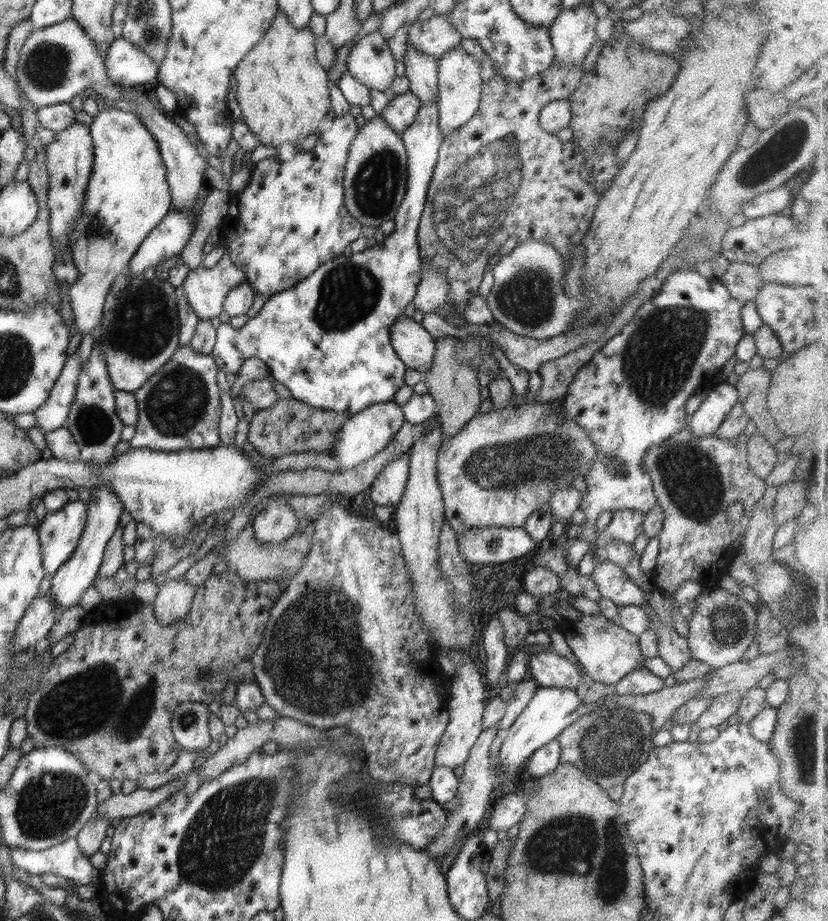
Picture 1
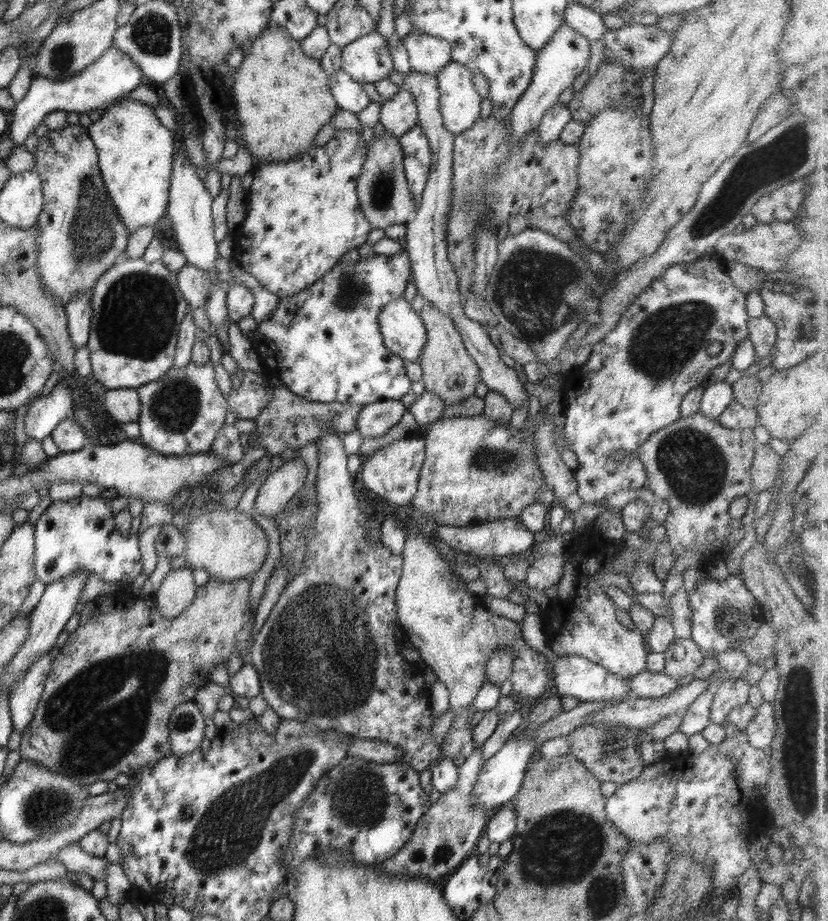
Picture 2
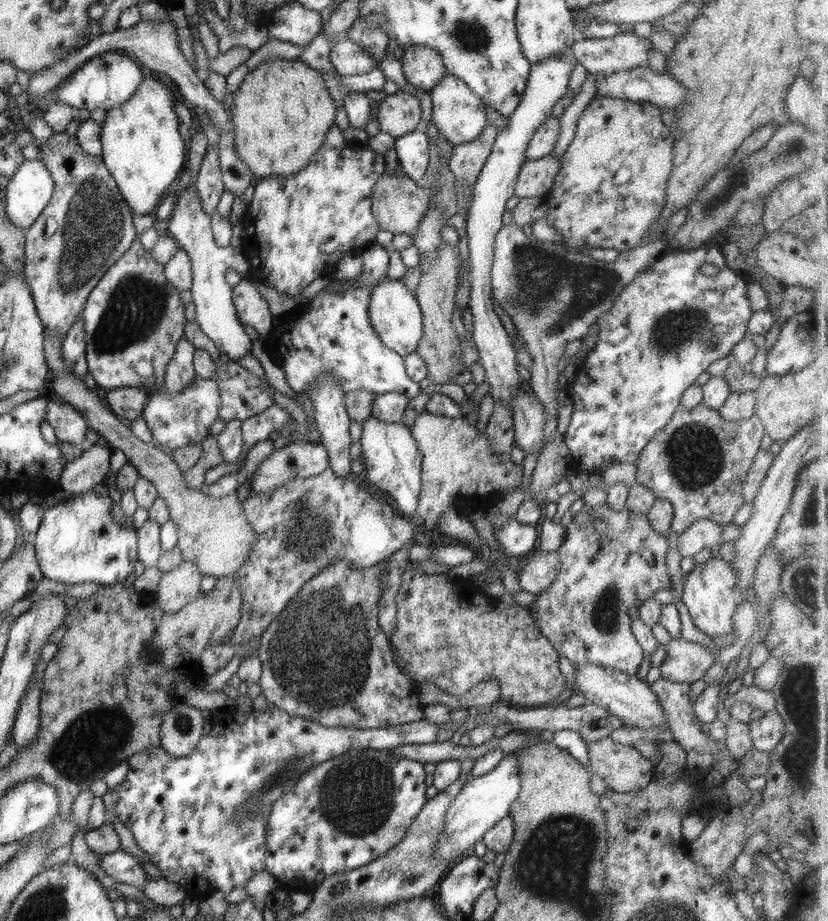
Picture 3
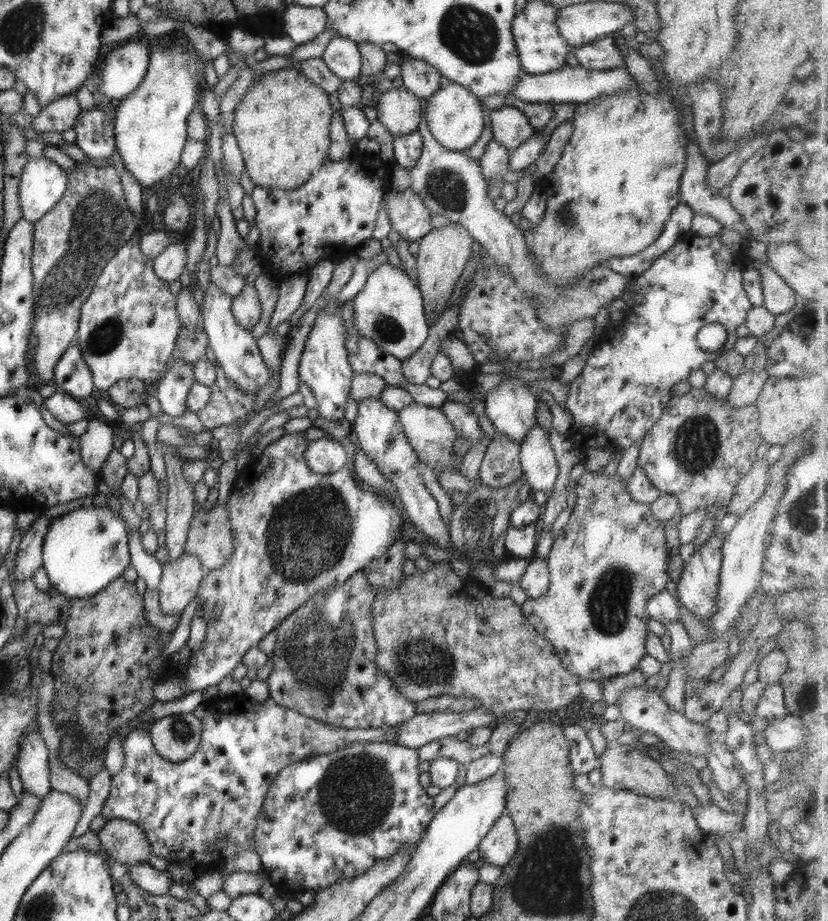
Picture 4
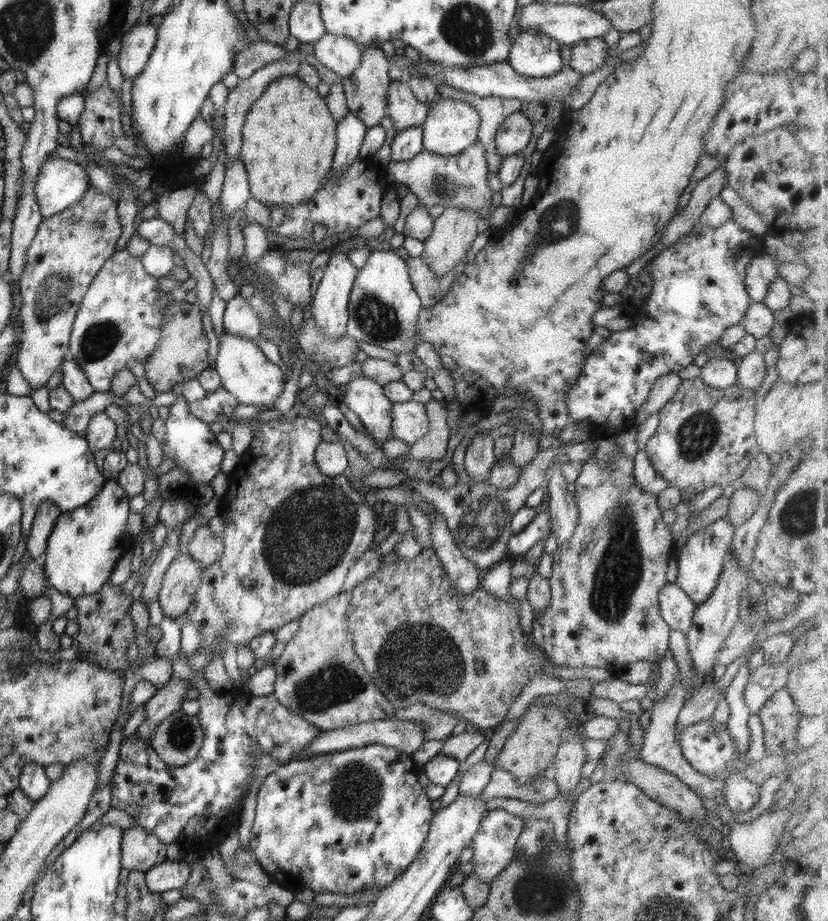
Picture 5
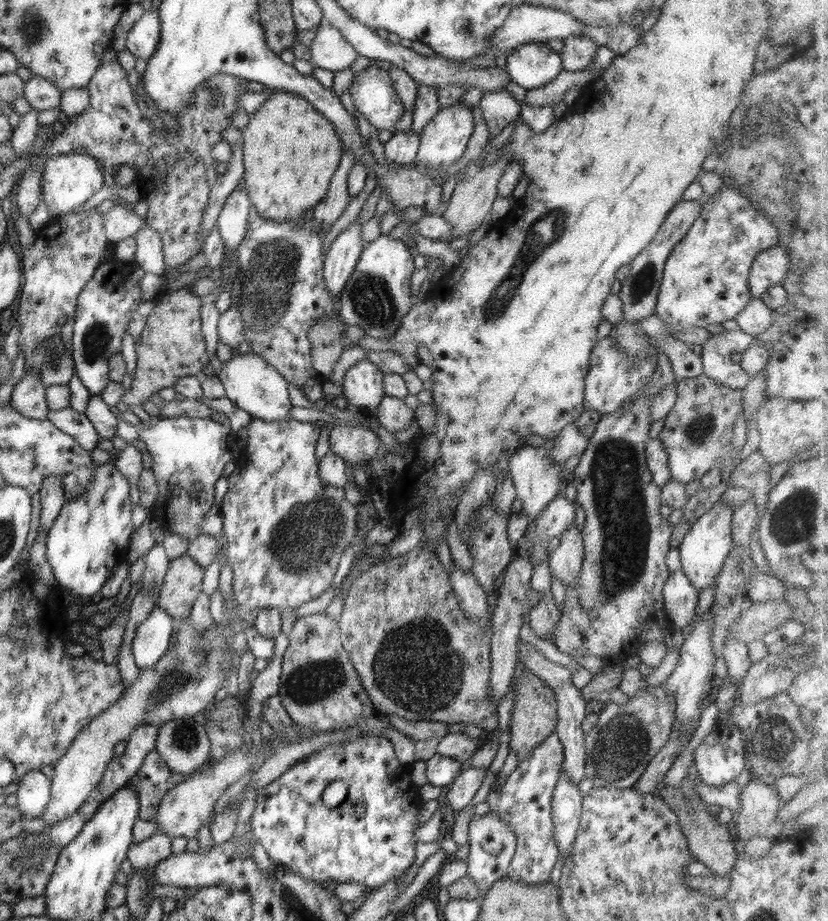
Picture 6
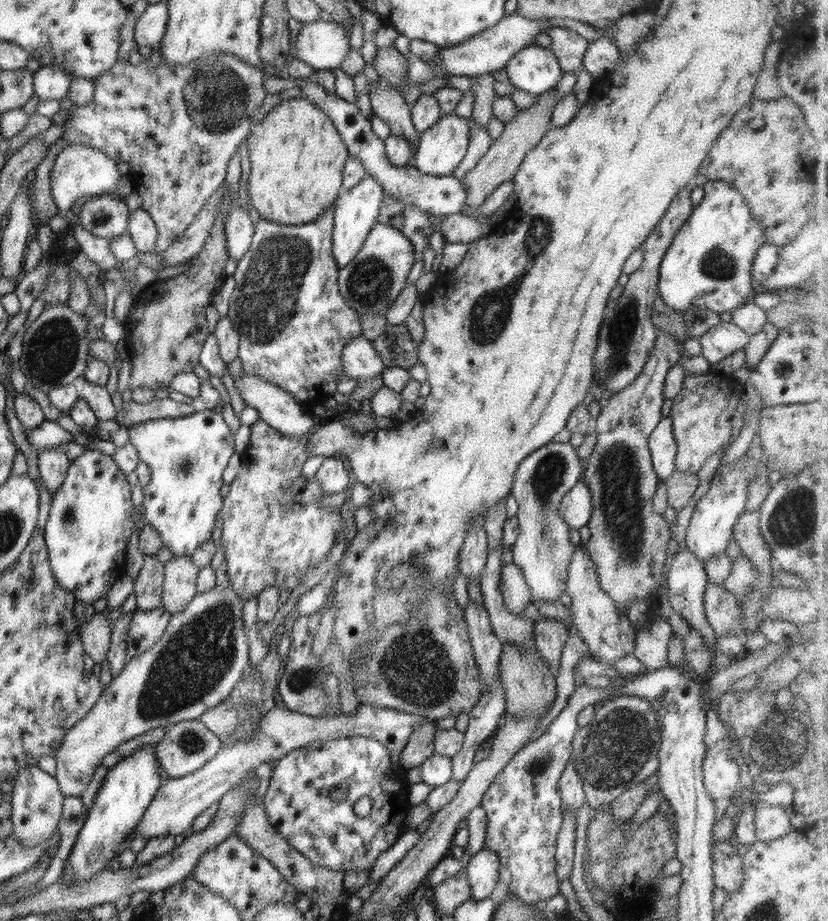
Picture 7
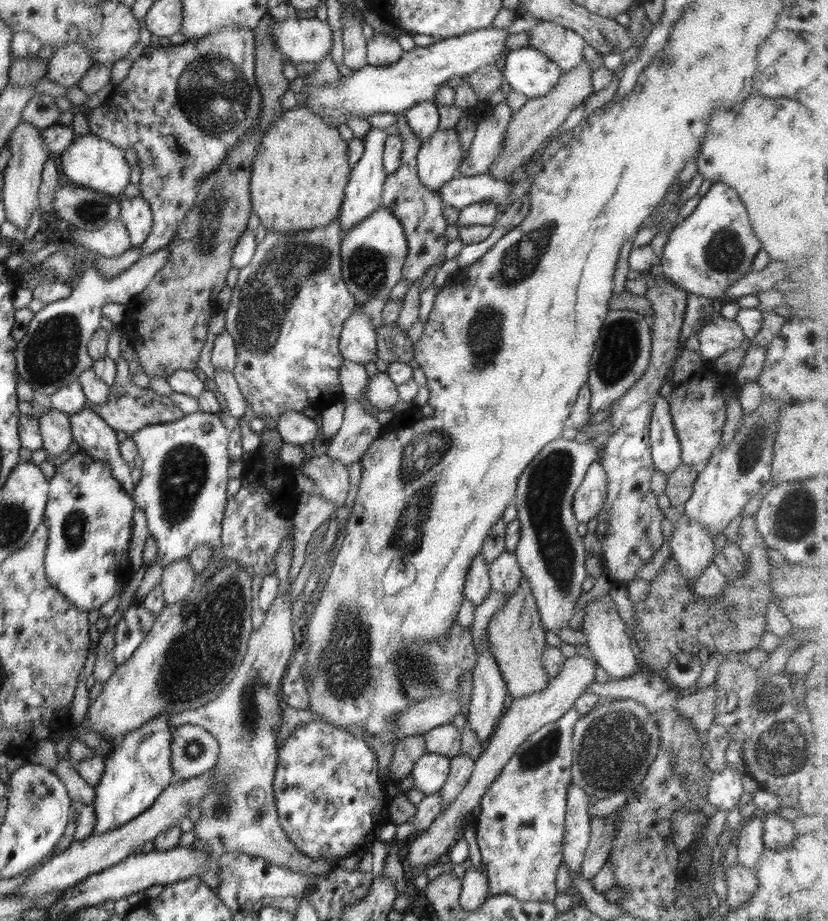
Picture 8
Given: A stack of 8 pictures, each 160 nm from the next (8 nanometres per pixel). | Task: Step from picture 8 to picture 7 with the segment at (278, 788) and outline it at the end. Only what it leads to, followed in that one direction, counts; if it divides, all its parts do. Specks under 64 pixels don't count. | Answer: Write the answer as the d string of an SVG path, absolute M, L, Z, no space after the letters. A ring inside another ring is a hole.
M344 736L333 738L332 740L315 741L311 742L308 746L304 748L297 748L292 752L289 752L286 756L283 756L280 760L277 760L274 764L274 768L271 772L271 778L269 782L269 787L264 796L264 809L268 815L268 820L271 822L271 826L279 832L279 836L285 838L288 844L297 850L300 854L303 854L314 866L325 866L330 870L343 870L343 872L348 872L348 870L364 870L371 869L375 865L376 859L385 850L388 850L391 846L396 844L396 840L404 832L404 817L407 816L408 804L407 804L407 781L403 779L402 776L398 775L393 769L393 764L391 763L391 756L386 745L383 745L379 740L371 739L365 736ZM337 784L345 784L348 789L347 794L344 794L344 801L338 803L332 802L330 800L330 789ZM368 796L373 802L372 810L366 818L358 818L354 814L354 804Z

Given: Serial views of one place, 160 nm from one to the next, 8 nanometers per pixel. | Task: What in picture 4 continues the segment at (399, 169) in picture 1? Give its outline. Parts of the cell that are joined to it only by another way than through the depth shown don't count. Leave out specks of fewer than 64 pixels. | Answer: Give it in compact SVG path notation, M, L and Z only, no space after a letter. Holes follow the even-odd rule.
M411 188L402 192L390 189L384 197L388 220L402 239L420 240L433 229L430 224L431 210Z

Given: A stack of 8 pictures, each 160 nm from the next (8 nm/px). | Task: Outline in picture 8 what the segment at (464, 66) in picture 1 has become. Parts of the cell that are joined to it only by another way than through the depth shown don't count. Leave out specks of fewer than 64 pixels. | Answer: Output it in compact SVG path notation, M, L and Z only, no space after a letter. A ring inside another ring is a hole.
M438 129L421 142L417 154L417 174L420 182L432 192L458 176L458 167L464 154L457 129Z

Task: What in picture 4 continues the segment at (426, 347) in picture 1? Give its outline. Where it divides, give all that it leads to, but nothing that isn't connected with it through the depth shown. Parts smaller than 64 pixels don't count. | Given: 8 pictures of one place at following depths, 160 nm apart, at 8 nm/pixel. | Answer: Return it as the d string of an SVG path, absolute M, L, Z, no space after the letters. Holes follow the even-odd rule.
M389 261L377 266L369 273L365 285L356 294L351 305L354 311L354 328L358 329L359 334L373 340L378 346L401 361L410 358L427 339L430 325L425 316L423 296L417 281L412 280L406 271L390 265Z

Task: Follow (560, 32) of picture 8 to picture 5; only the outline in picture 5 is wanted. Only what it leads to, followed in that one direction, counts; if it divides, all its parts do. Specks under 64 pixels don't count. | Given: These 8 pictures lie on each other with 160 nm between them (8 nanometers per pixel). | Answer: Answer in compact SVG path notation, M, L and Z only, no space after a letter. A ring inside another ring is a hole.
M603 39L582 40L578 45L573 45L572 56L566 65L582 77L590 75L604 66L609 50Z

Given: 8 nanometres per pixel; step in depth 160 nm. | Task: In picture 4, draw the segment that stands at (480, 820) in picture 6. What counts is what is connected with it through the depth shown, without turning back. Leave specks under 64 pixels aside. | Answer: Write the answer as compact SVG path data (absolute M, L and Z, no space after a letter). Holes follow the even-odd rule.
M508 813L502 815L479 844L480 858L484 862L503 867L517 851L517 832Z

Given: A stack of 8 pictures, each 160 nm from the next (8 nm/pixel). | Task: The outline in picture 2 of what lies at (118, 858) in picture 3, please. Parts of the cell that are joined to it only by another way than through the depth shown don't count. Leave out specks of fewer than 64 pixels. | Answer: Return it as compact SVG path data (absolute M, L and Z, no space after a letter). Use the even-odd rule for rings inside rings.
M78 843L63 846L58 852L51 854L50 859L64 864L68 876L77 879L82 875L88 875L95 881L104 880L107 864L110 863L105 857L98 858L86 854Z

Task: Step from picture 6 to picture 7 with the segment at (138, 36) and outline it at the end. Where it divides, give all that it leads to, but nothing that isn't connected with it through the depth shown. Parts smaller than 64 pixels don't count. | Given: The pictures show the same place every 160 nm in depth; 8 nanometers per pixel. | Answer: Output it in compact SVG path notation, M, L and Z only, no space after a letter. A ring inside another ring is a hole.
M159 1L149 4L143 14L137 18L134 29L134 41L139 47L152 47L162 41L168 20L166 3Z

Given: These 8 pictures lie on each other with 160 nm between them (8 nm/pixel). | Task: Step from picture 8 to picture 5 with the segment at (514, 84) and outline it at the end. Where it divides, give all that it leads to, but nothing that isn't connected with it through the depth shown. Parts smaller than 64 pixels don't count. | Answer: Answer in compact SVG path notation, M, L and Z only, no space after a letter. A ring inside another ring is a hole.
M520 30L505 62L526 78L550 78L565 66L560 47L543 32Z

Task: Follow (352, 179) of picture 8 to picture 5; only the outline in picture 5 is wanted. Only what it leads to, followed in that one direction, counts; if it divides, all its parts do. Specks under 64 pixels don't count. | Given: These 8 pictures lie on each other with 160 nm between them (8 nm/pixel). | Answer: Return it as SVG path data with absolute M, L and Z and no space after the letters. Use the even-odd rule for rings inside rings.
M334 253L323 268L323 277L315 294L312 315L316 327L327 338L339 338L347 332L348 303L358 270L347 253Z

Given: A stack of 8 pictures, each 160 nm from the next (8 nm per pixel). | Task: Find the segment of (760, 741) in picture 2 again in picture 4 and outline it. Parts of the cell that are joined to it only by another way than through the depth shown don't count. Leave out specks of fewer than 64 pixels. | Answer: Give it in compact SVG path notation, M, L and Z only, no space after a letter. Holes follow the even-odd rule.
M788 714L780 720L775 719L768 722L763 732L765 744L768 744L772 752L784 752L794 750L804 740L807 726L799 716Z

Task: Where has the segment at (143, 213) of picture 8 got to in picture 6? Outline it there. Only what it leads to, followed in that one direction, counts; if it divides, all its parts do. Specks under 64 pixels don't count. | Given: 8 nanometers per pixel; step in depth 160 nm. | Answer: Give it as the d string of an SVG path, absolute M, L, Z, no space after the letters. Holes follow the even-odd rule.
M145 226L134 236L137 249L134 263L145 272L164 276L168 269L165 263L161 236L152 227Z

